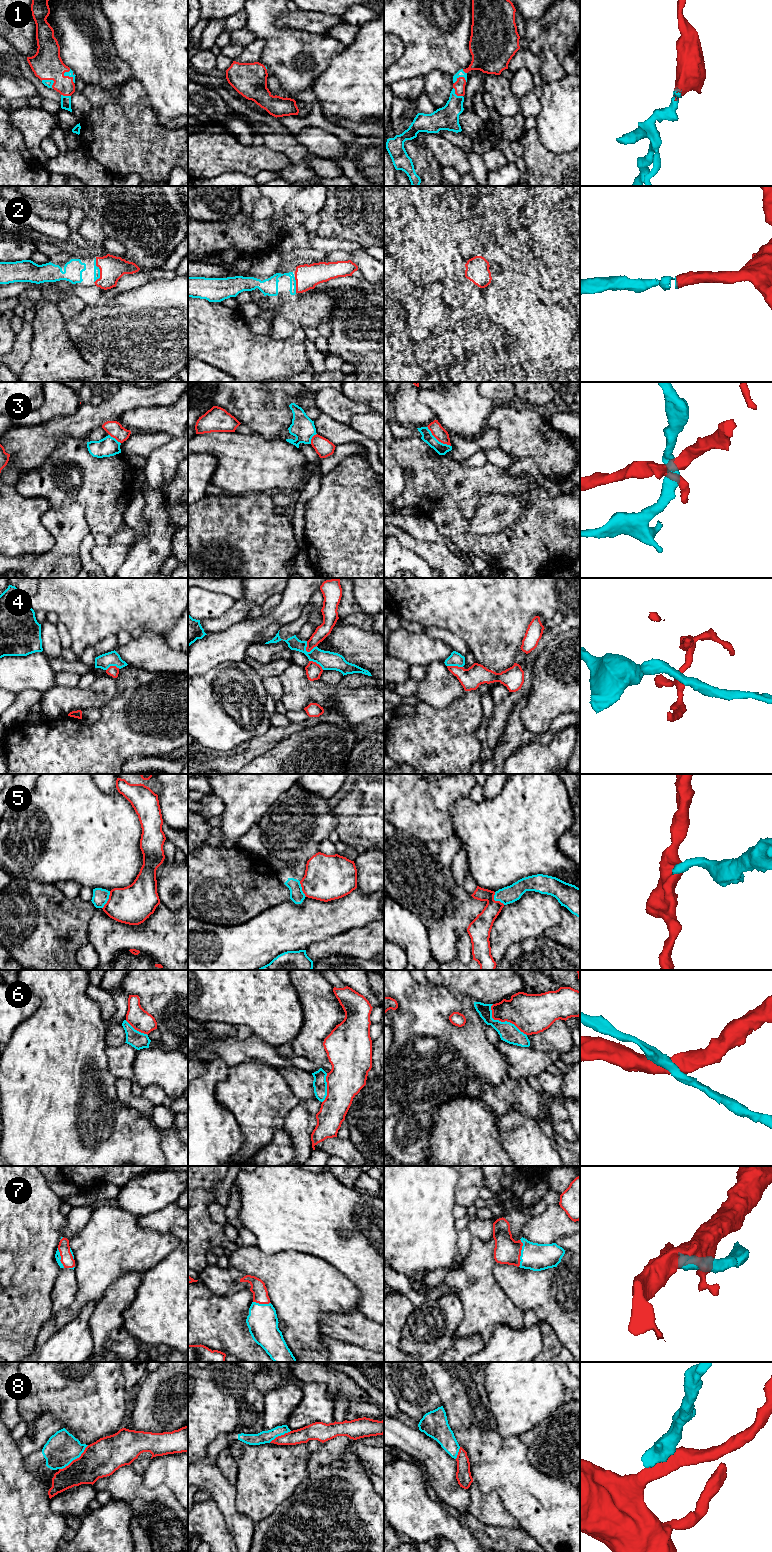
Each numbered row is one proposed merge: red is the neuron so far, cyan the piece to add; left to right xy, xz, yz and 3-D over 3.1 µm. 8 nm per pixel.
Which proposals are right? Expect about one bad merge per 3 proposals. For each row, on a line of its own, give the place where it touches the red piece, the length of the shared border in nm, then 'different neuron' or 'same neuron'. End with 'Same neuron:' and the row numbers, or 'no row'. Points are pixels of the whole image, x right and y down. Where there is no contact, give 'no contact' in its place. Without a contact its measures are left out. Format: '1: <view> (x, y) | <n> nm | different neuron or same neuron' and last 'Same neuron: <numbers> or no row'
1: xy (68, 76) | 120 nm | same neuron
2: xy (100, 270) | 200 nm | same neuron
3: yz (437, 439) | 260 nm | different neuron
4: xz (310, 650) | 100 nm | different neuron
5: yz (496, 901) | 130 nm | different neuron
6: yz (504, 1021) | 380 nm | different neuron
7: yz (520, 1253) | 220 nm | same neuron
8: xy (75, 1459) | 300 nm | different neuron
Same neuron: 1, 2, 7

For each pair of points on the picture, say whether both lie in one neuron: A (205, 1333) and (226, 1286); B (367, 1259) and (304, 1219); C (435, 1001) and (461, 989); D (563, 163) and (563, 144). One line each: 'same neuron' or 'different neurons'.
A: different neurons
B: same neuron
C: different neurons
D: different neurons

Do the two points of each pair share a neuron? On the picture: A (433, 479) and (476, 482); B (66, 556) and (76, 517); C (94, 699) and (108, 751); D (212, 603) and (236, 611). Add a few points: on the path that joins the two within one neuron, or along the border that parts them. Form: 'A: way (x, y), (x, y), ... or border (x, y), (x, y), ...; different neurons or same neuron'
A: way (444, 479), (461, 479), (465, 482); same neuron
B: way (67, 546), (68, 527); same neuron
C: border (116, 692), (107, 703), (99, 708); different neurons
D: border (236, 600), (221, 615), (207, 619); different neurons

